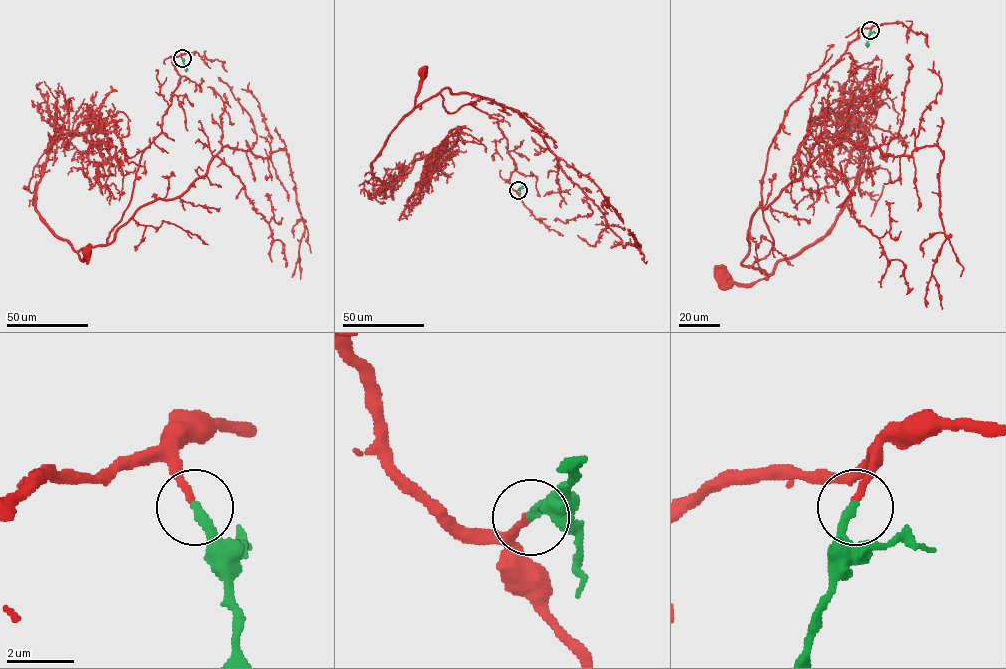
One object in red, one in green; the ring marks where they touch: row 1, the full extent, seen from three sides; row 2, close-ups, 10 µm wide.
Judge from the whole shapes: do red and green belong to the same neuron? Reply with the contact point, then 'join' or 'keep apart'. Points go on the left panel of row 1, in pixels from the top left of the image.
at (182, 58); join

